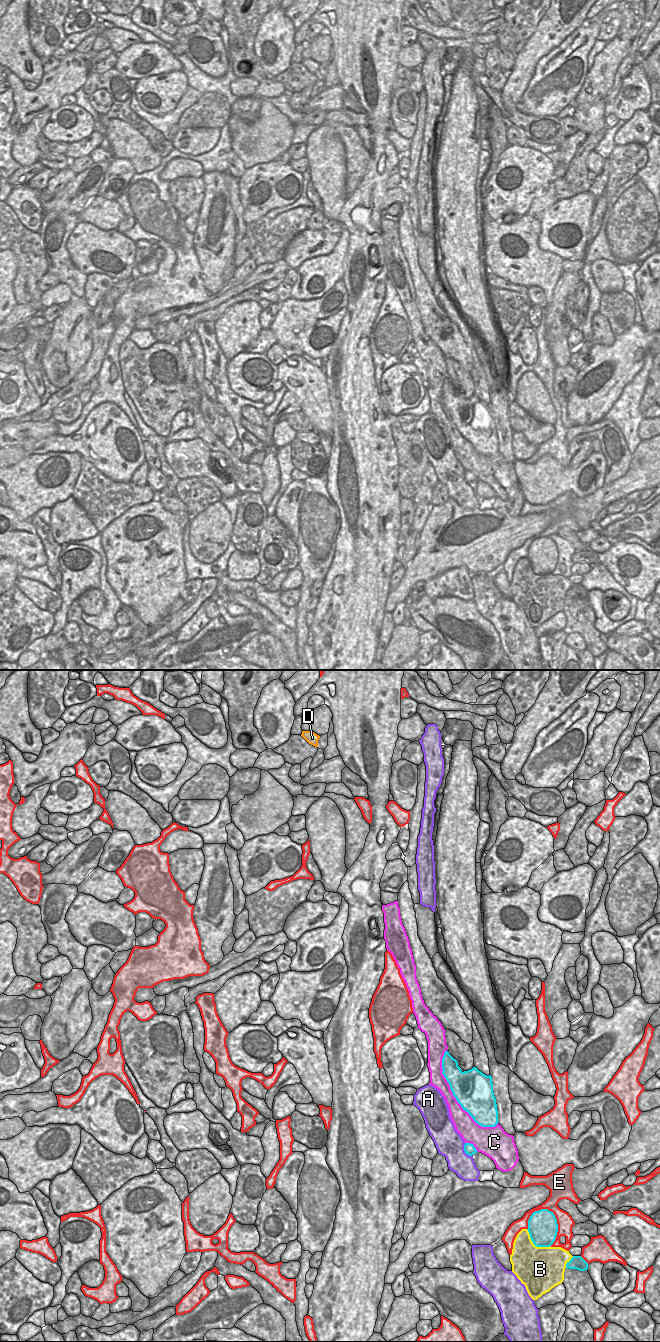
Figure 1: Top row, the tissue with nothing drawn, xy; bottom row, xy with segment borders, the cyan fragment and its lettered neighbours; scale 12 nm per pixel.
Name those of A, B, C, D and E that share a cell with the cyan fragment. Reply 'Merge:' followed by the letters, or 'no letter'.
Merge: D

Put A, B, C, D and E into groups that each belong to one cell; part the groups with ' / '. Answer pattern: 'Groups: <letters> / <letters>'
Groups: A / B / C / D / E

